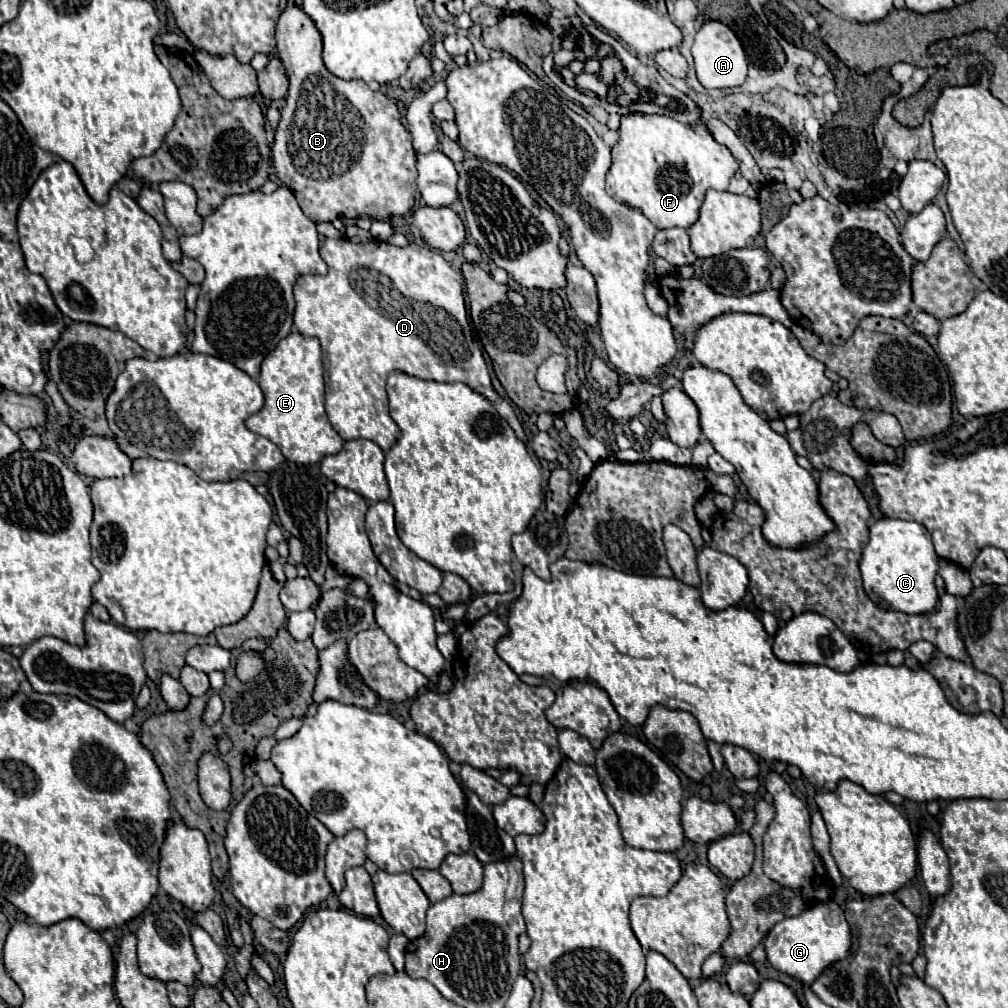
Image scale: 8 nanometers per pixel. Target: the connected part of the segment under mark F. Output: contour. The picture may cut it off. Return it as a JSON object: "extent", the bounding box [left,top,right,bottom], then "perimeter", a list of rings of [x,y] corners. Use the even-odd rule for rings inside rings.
{"extent":[607,115,739,229],"perimeter":[[[623,115],[619,141],[611,153],[613,165],[607,173],[607,193],[639,209],[657,229],[691,227],[699,217],[705,191],[727,191],[729,179],[739,169],[731,151],[717,143],[707,129],[683,125],[665,115]]]}

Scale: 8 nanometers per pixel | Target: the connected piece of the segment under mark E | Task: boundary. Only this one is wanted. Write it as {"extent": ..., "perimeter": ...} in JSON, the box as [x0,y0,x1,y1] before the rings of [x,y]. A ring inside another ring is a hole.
{"extent":[247,331,345,465],"perimeter":[[[291,331],[281,339],[275,351],[261,363],[259,387],[265,393],[265,405],[247,419],[247,429],[273,441],[289,461],[311,465],[343,449],[345,441],[331,427],[325,413],[325,379],[317,337],[305,337],[299,331]]]}

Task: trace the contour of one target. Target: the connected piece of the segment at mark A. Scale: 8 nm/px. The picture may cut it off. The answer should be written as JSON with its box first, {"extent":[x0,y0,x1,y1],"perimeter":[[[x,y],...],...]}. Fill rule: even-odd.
{"extent":[691,21,747,89],"perimeter":[[[705,21],[703,23],[703,27],[695,35],[691,53],[693,53],[693,59],[695,59],[697,81],[705,89],[743,85],[743,81],[747,77],[747,57],[745,57],[743,45],[737,39],[737,35],[727,25],[723,25],[721,21]]]}

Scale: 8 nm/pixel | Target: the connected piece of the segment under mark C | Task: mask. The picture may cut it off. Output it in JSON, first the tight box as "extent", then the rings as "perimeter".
{"extent":[859,519,939,613],"perimeter":[[[879,519],[869,527],[869,543],[863,549],[859,567],[863,575],[865,593],[877,603],[885,605],[893,611],[903,613],[929,613],[937,603],[937,589],[935,589],[935,575],[937,575],[939,557],[931,543],[931,533],[915,521],[899,521],[899,519]]]}

